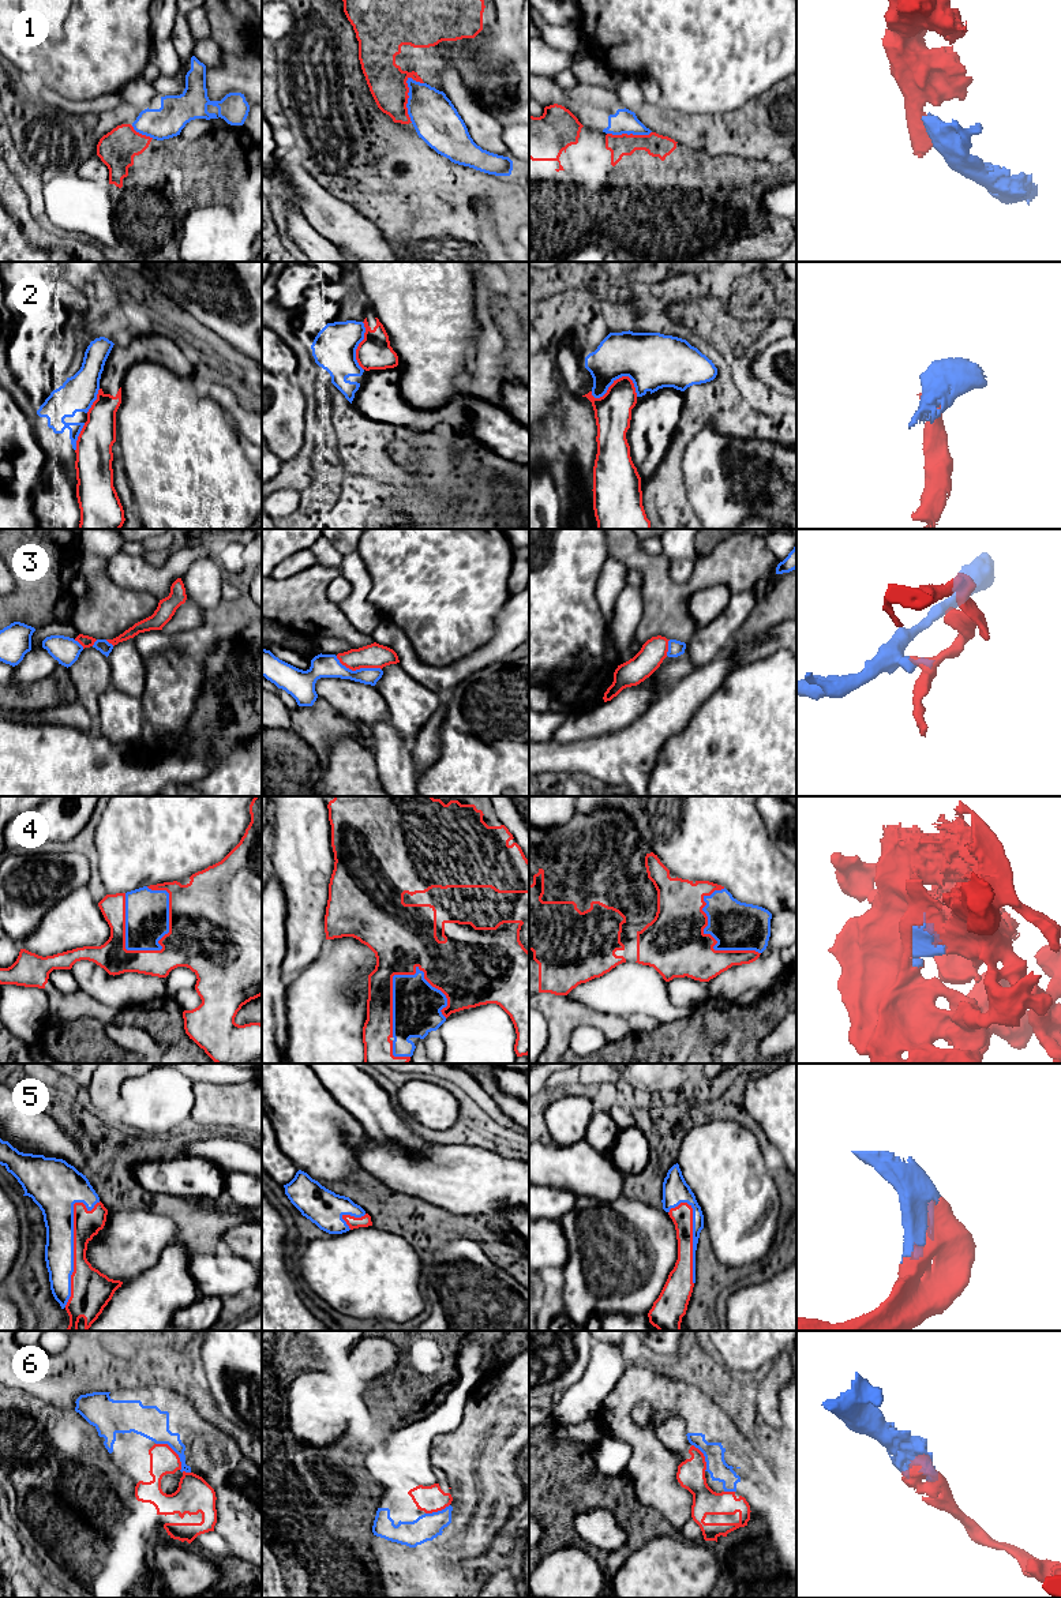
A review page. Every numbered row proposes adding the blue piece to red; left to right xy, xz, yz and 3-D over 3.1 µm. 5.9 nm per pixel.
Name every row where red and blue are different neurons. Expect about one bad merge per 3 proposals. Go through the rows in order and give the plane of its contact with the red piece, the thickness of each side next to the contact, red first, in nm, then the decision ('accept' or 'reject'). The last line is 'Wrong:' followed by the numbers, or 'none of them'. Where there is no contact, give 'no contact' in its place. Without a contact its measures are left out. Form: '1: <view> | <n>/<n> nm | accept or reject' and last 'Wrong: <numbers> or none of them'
1: xz | 220/280 nm | reject
2: yz | 220/340 nm | reject
3: xz | 140/140 nm | reject
4: xy | 440/260 nm | accept
5: xy | 190/190 nm | accept
6: xy | 200/190 nm | reject
Wrong: 1, 2, 3, 6

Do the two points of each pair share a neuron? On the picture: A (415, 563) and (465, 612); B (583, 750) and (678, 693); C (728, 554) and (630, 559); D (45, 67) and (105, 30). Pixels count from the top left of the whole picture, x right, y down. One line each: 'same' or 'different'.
A: same
B: same
C: same
D: same

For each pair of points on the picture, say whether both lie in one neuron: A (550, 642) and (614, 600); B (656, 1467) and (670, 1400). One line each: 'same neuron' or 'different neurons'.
A: different neurons
B: same neuron

